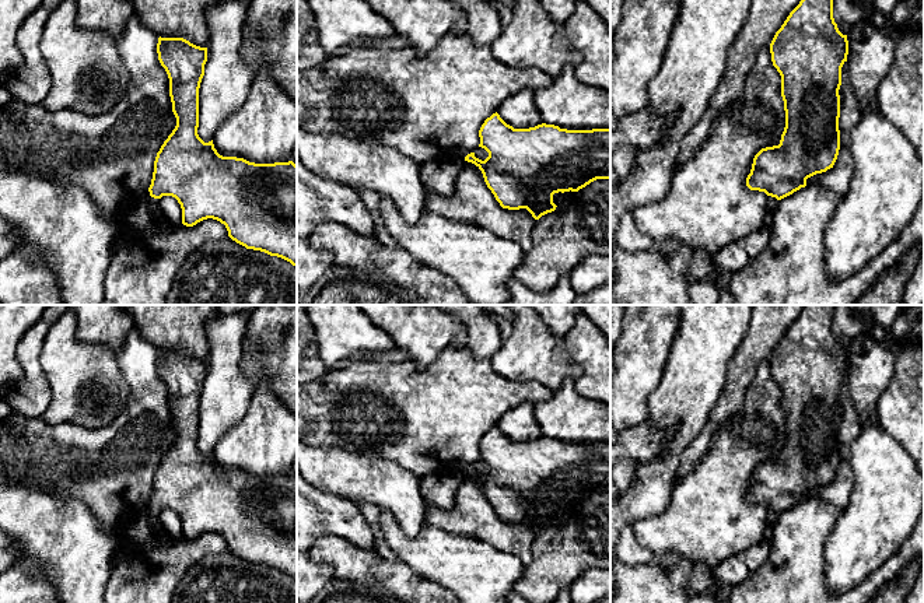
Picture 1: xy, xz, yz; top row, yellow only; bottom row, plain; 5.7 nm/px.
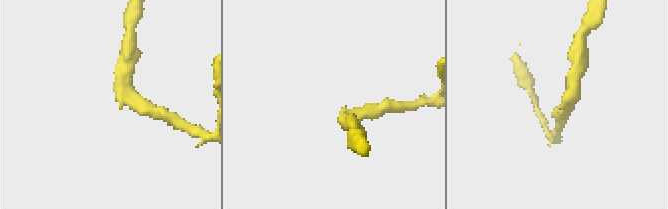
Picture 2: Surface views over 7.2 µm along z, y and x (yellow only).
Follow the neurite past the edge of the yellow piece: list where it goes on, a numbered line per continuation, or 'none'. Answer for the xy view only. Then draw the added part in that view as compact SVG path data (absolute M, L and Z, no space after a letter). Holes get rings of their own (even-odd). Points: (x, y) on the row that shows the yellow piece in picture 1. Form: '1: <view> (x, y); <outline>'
1: xy (151, 203); M147 192L147 196L143 201L143 204L147 207L151 217L158 218L158 201L160 199L154 199L150 196L150 192Z

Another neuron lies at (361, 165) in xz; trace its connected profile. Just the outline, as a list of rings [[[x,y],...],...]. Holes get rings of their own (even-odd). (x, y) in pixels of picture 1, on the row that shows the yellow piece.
[[[297,123],[297,158],[328,180],[391,199],[409,224],[416,224],[427,210],[421,165],[393,147],[315,134]]]

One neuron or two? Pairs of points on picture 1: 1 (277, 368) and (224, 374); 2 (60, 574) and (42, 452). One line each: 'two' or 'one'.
1: two
2: two

